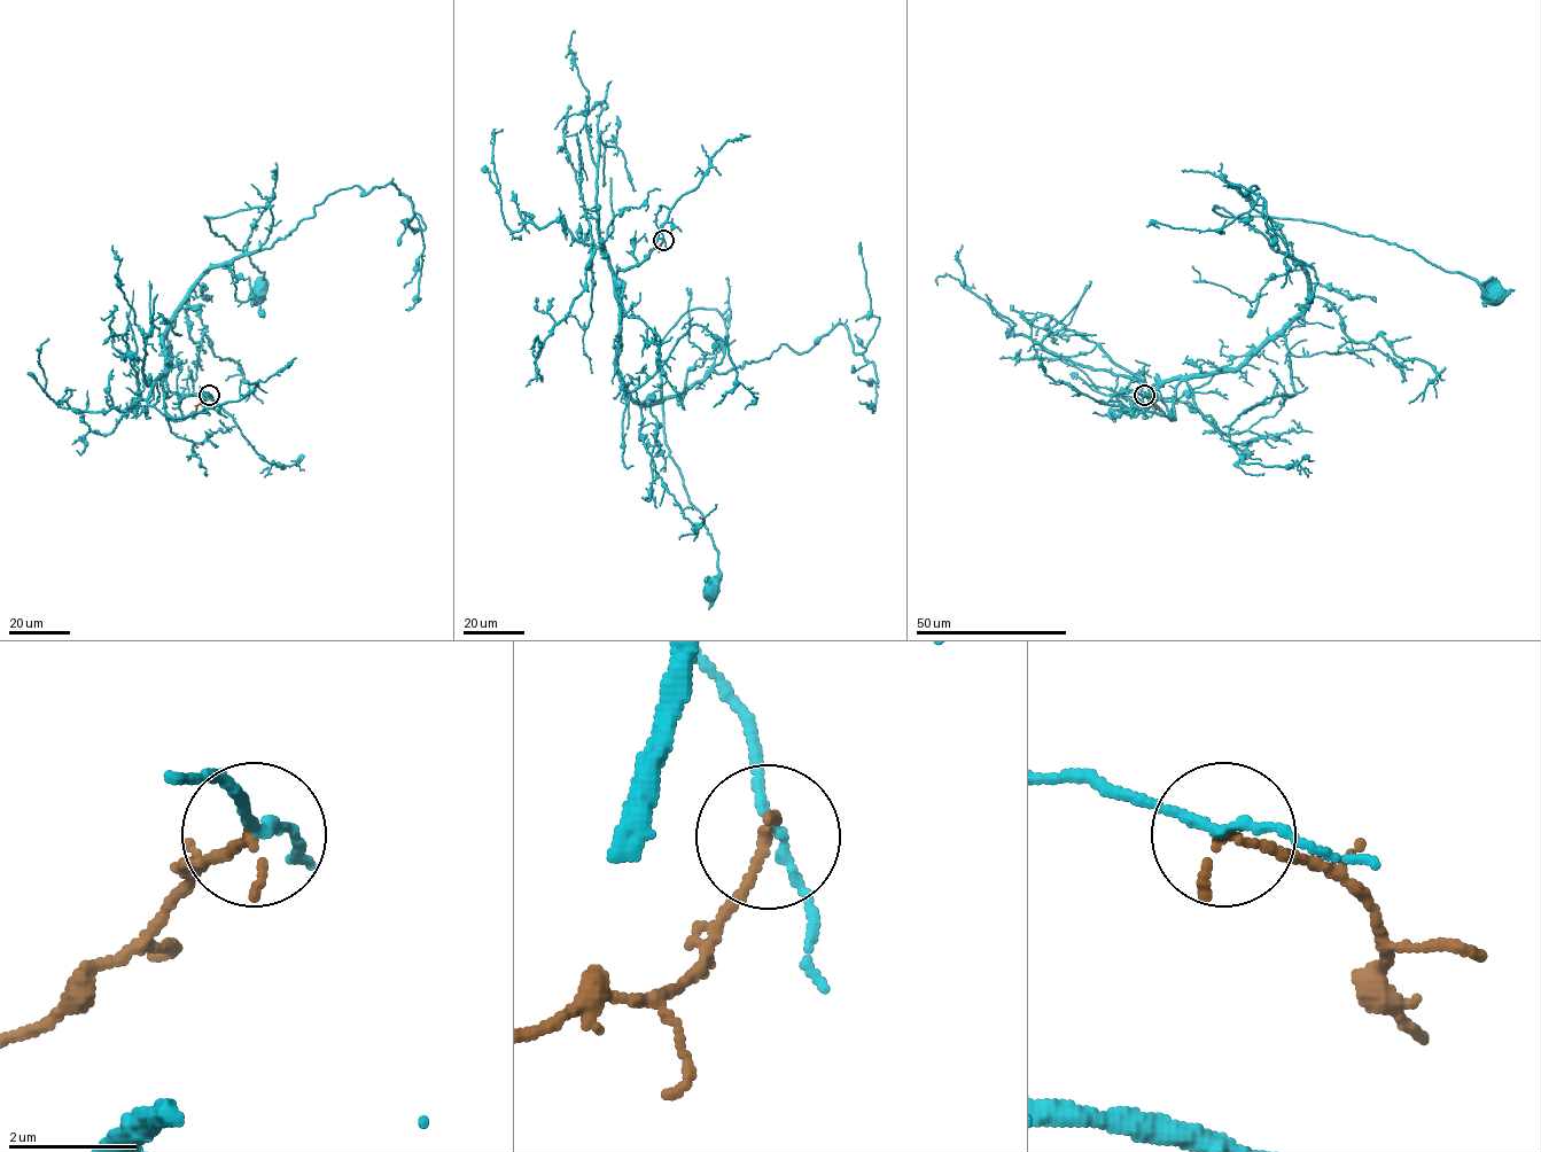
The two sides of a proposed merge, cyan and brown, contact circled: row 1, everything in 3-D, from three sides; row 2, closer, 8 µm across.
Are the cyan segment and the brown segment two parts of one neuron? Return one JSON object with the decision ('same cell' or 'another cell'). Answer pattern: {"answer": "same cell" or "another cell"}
{"answer": "another cell"}

